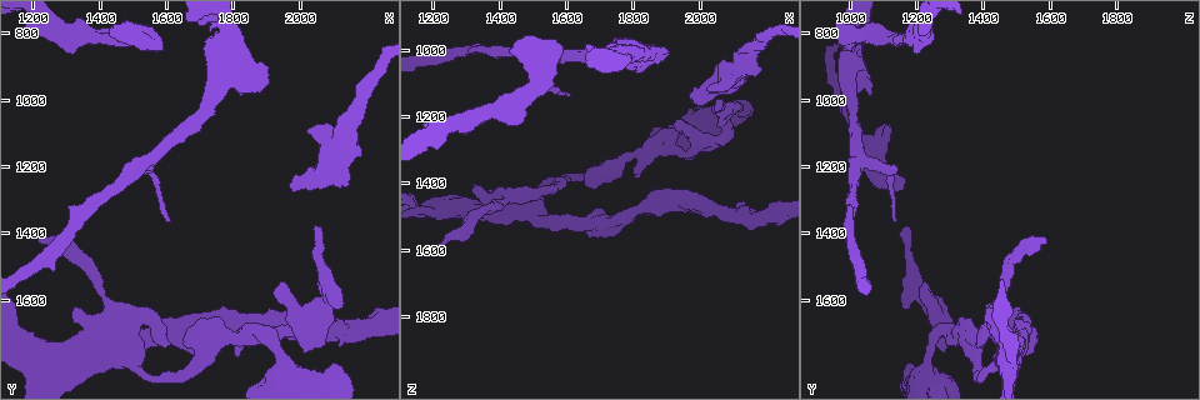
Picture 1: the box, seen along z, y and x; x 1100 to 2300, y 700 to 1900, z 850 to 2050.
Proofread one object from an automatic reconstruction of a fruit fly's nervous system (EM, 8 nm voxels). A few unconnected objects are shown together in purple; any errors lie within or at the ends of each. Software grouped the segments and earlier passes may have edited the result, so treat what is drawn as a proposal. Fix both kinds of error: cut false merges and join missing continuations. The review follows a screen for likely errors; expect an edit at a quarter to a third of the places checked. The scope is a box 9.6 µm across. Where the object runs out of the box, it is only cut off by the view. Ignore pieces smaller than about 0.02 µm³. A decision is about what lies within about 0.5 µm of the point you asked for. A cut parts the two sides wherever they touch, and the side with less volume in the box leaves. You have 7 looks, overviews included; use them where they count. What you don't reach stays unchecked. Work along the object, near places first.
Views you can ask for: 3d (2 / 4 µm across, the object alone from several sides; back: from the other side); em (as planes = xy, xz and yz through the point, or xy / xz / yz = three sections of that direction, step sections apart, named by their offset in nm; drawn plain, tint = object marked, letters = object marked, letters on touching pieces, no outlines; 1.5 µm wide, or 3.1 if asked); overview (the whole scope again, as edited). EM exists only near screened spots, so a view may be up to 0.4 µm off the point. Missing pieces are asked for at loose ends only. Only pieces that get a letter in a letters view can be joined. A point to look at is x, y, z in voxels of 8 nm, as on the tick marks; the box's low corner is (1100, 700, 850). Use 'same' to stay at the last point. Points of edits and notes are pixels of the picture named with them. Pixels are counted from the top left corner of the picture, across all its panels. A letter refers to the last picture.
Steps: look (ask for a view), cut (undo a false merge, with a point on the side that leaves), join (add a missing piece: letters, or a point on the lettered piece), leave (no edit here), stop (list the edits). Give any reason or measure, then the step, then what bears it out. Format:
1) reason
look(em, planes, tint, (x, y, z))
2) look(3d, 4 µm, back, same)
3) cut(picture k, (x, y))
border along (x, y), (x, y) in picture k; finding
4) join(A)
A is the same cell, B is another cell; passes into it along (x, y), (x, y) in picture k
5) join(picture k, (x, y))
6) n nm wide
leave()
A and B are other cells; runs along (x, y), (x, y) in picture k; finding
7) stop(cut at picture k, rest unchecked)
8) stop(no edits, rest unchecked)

an open end
look(em, xy, step 8, letters, (1980, 1260, 1150))

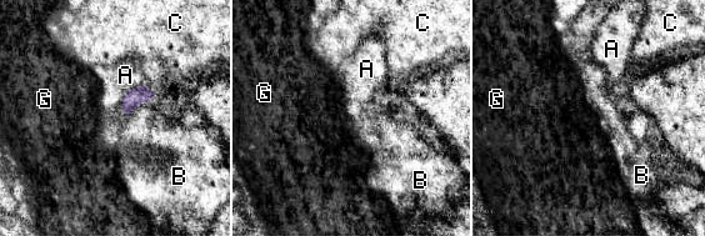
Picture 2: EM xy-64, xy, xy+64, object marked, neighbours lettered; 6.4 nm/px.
leave()
A, B, C and G are other cells; none of them fits

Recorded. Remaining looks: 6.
thick end
look(3d, 2 µm, (1590, 840, 1000))

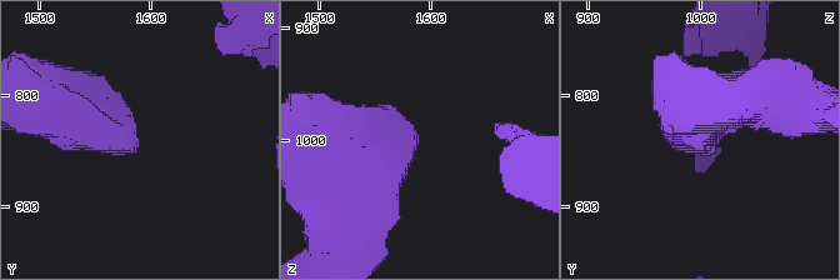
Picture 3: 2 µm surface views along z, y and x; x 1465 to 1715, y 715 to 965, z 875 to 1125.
shape alone is not enough
look(em, yz, step 8, tint, (1590, 842, 1000))

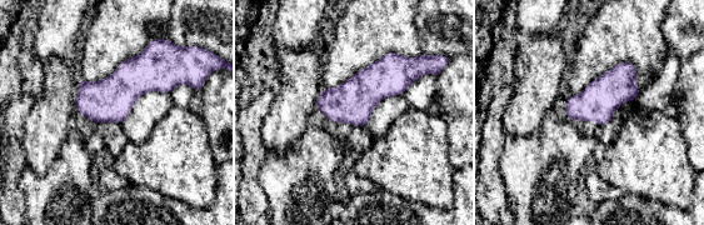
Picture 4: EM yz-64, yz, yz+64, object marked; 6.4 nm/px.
cut it another way
look(em, planes, letters, same)

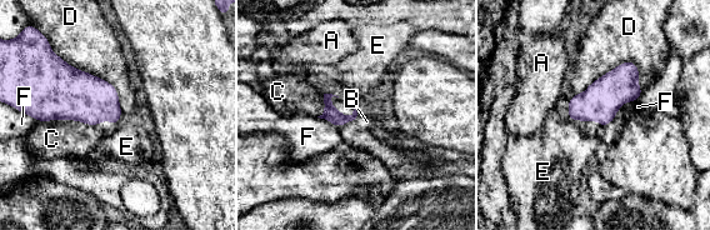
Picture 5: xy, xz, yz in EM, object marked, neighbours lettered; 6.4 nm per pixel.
D touches over 440 nm
leave()
A, B, C, D, E and F are other cells; border along (639, 69), (623, 61), (575, 94) in picture 5; no lettered piece goes on from it

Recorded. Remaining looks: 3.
sudden change in width
look(3d, 4 µm, (1510, 1760, 1470))

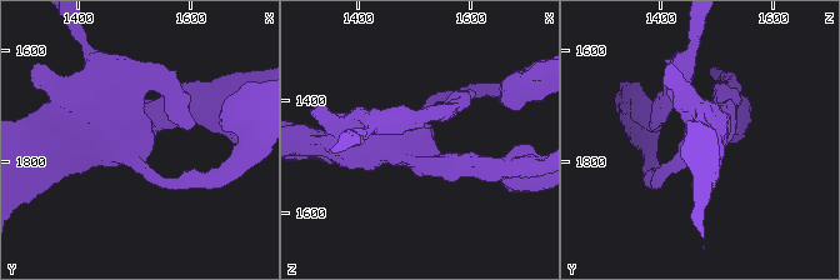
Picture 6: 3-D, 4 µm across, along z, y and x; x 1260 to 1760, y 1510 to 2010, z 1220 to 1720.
shape alone is not enough
look(em, planes, plain, (1500, 1765, 1470))

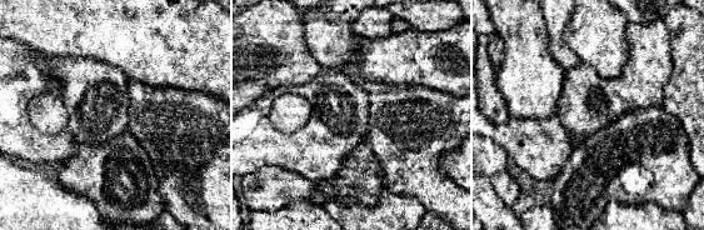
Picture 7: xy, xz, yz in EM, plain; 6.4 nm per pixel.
what lies round it
look(em, planes, letters, same)

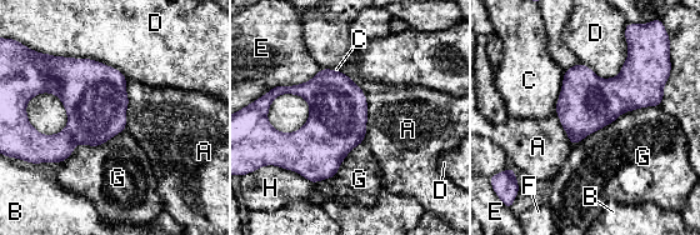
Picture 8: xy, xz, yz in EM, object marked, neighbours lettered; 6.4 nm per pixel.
leave()
A, B, C, D, E, F, G and H are other cells; border along (659, 105), (621, 113), (574, 146) in picture 8; one neuron here

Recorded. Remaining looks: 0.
stop(no edits, rest unchecked)

